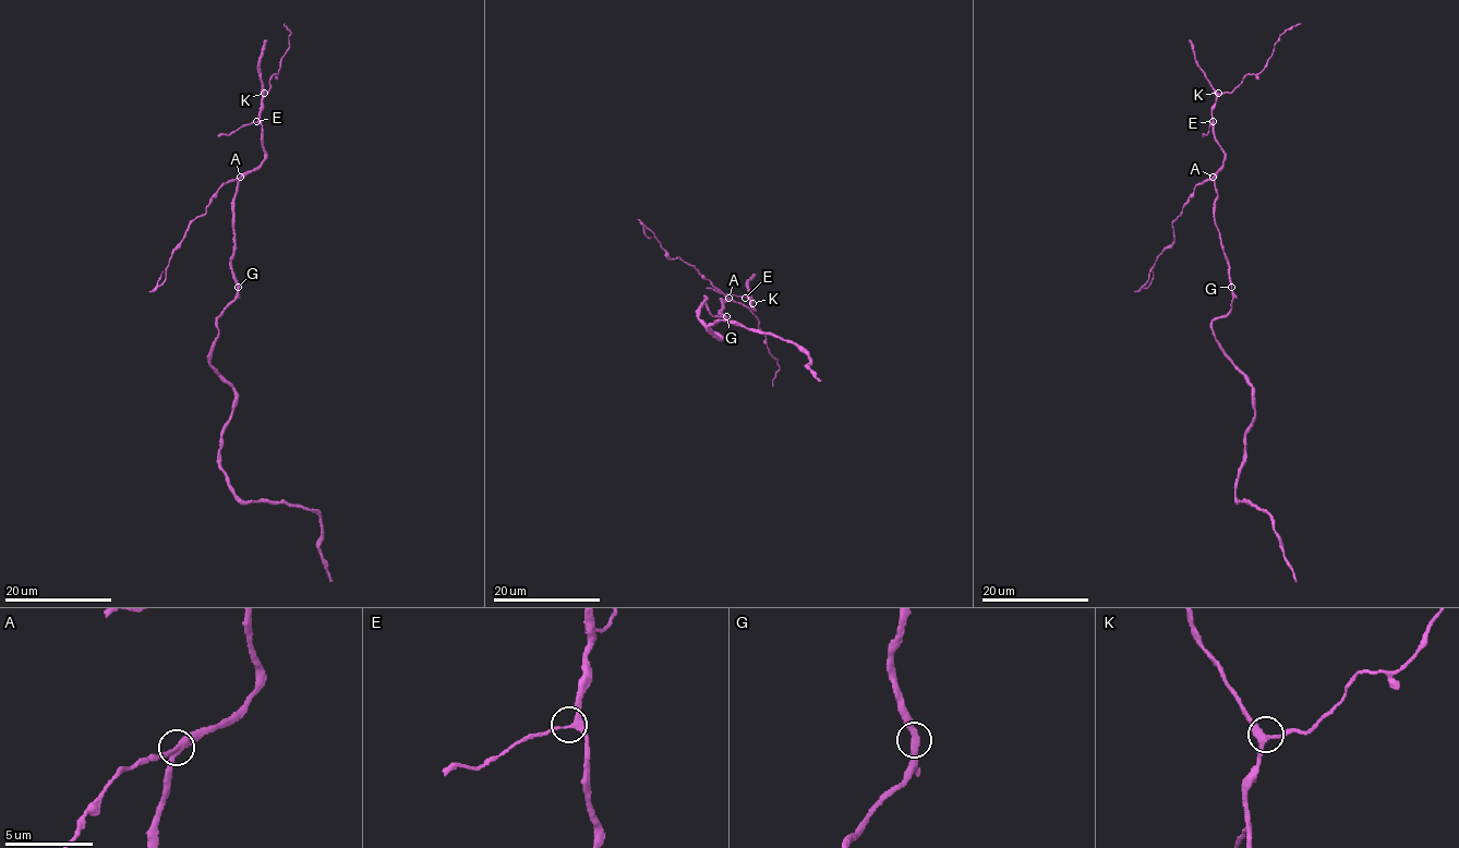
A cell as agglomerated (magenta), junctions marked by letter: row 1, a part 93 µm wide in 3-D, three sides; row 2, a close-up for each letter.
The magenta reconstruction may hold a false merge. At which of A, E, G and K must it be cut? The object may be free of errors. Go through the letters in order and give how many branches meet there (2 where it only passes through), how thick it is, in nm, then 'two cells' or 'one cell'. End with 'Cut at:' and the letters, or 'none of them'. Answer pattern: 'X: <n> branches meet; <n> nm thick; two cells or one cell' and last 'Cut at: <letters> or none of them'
A: 3 branches meet; 280 nm thick; two cells
E: 3 branches meet; 240 nm thick; one cell
G: 2 branches meet; 320 nm thick; one cell
K: 3 branches meet; 320 nm thick; one cell
Cut at: A

